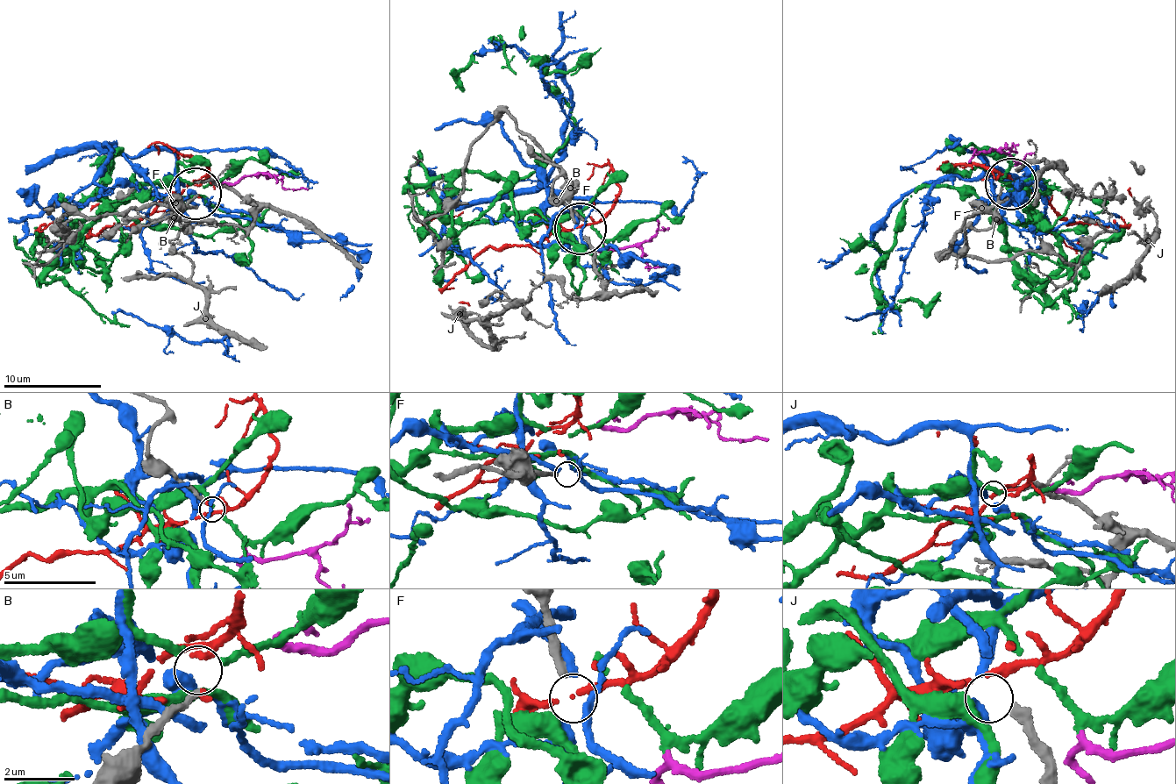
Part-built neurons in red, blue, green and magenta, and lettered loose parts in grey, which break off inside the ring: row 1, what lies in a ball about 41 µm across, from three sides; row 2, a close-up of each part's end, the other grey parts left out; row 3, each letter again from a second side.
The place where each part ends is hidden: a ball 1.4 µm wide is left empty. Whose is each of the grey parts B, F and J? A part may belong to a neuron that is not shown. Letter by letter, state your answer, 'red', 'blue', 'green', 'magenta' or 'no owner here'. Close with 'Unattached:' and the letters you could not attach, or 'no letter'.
B: green
F: no owner here
J: no owner here
Unattached: F, J

